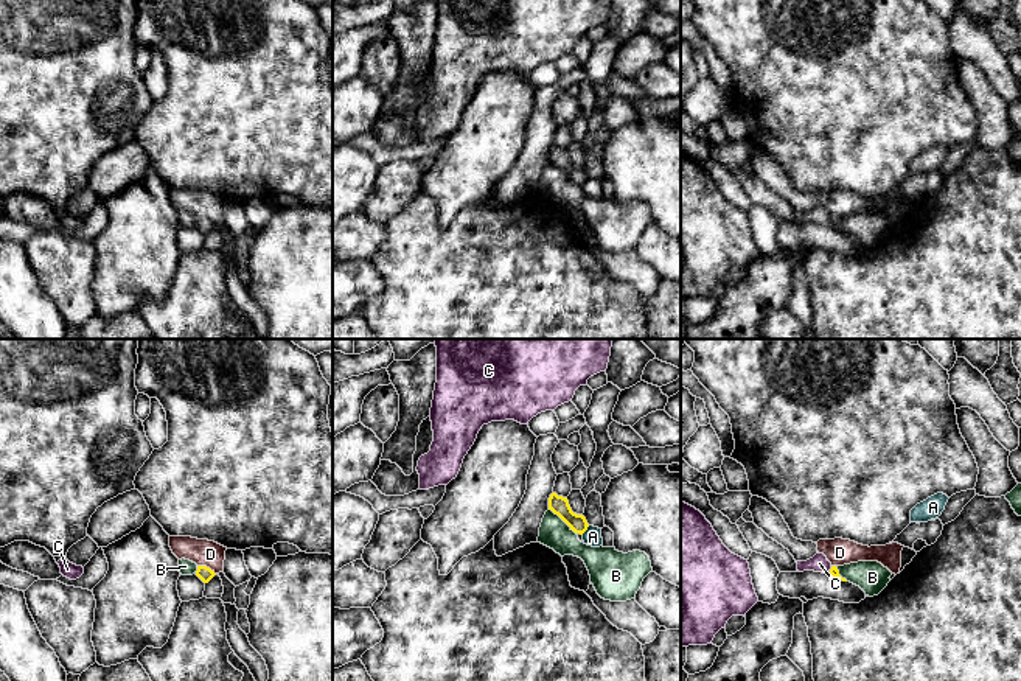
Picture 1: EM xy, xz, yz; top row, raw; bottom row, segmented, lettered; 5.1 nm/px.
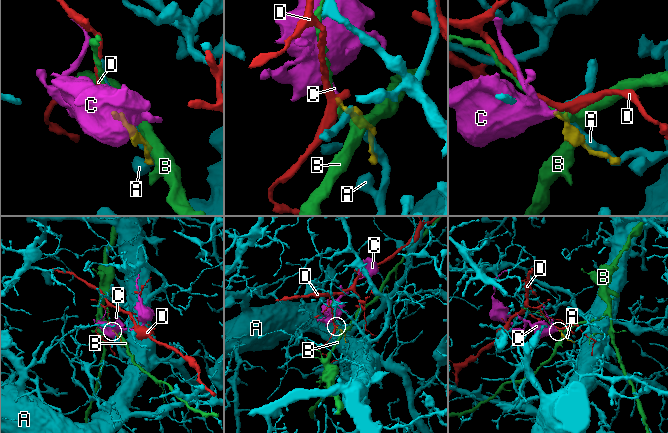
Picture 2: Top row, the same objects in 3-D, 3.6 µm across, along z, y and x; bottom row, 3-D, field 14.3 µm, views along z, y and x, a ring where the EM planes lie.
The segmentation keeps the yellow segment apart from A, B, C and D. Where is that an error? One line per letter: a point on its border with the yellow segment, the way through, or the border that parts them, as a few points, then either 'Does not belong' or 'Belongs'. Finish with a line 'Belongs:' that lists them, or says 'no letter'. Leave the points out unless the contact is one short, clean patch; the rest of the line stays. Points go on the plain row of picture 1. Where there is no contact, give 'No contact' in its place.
A: Touches yellow at xz (585, 182). Does not belong
B: Touches yellow at xz (563, 171). Does not belong
C: Touches yellow at yz (830, 221). Path across: yz (833, 223), (830, 221), (819, 215). Belongs
D: Touches yellow at xy (205, 218). Boundary: xy (198, 216), (205, 216), (215, 226). Does not belong
Belongs: C

